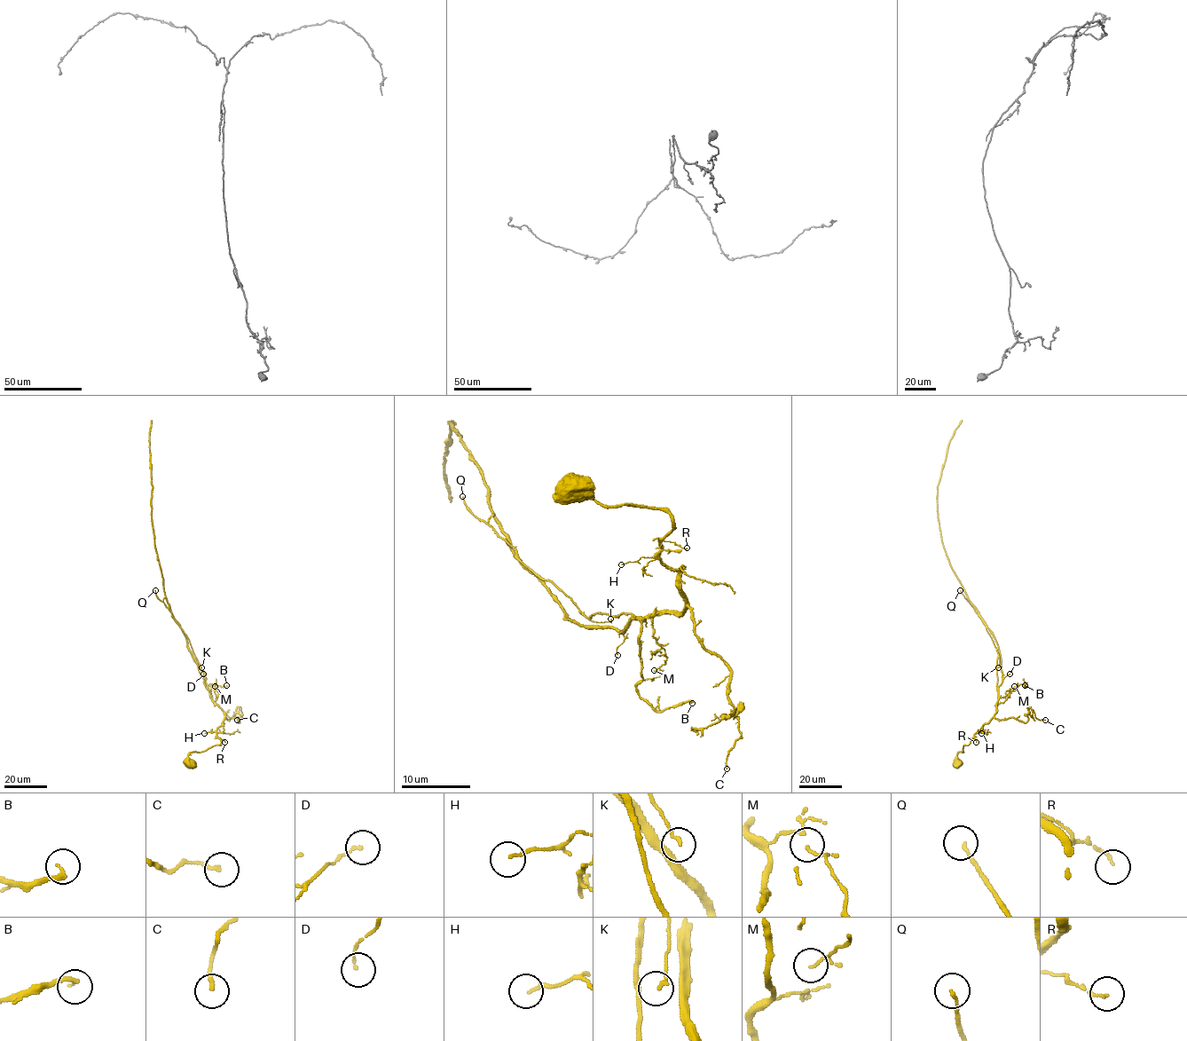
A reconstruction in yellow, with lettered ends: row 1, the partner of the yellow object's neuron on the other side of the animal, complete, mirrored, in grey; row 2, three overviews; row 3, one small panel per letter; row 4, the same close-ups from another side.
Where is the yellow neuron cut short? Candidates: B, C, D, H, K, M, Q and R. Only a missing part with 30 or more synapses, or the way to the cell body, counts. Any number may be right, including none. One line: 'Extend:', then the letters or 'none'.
Extend: none

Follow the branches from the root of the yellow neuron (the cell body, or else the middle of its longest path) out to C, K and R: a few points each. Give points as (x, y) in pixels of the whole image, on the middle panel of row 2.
C: (571, 487), (670, 515), (659, 558), (730, 672), (735, 713), (721, 715), (742, 737), (727, 768)
K: (571, 487), (573, 498), (569, 485), (672, 518), (659, 558), (678, 573), (685, 608), (590, 617), (610, 619)
R: (571, 487), (573, 498), (569, 485), (608, 506), (663, 508), (673, 525), (664, 539), (687, 548)

